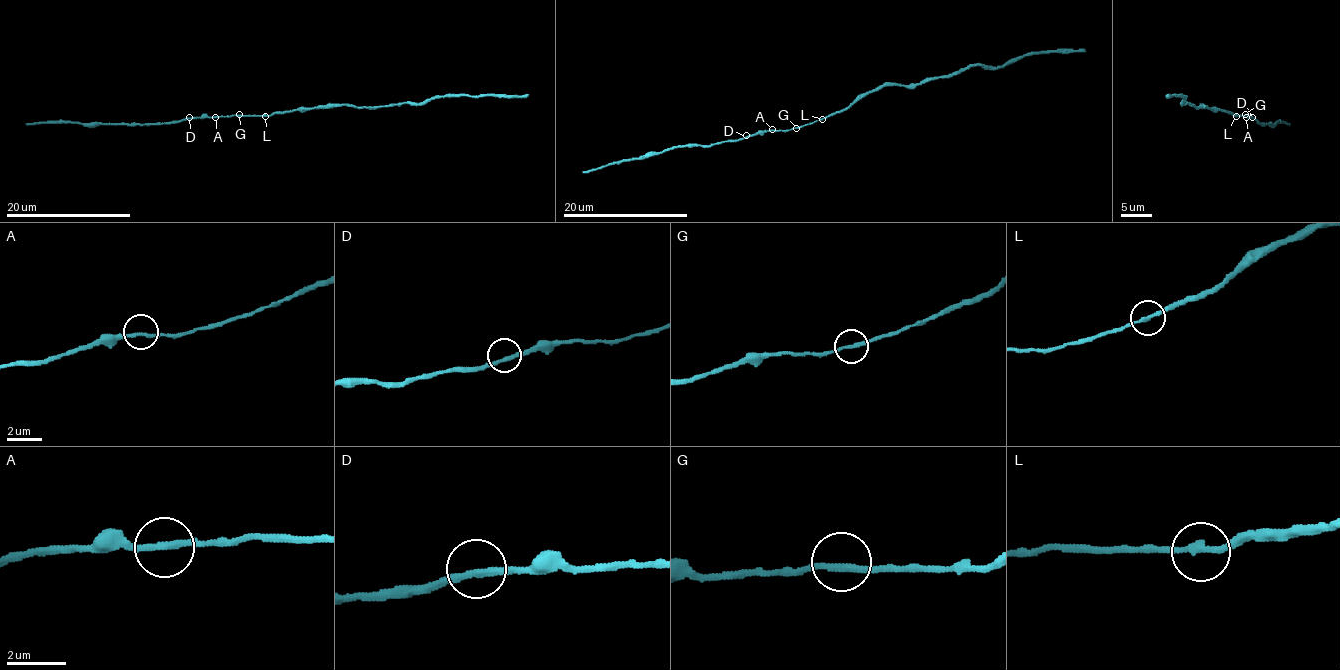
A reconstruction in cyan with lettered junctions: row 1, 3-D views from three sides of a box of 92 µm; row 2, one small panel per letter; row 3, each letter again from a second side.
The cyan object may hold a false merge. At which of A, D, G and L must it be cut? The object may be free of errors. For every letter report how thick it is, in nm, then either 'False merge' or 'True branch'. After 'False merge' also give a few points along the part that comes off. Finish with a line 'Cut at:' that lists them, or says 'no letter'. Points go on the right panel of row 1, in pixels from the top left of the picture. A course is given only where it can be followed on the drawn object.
A: Thickness 200 nm. True branch
D: Thickness 240 nm. True branch
G: Thickness 200 nm. True branch
L: Thickness 220 nm. True branch
Cut at: no letter

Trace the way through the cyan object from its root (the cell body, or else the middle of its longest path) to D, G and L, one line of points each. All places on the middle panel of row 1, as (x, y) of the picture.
D: (836, 114), (785, 131), (758, 131), (746, 135)
G: (836, 114), (796, 128)
L: (836, 114), (822, 118)

